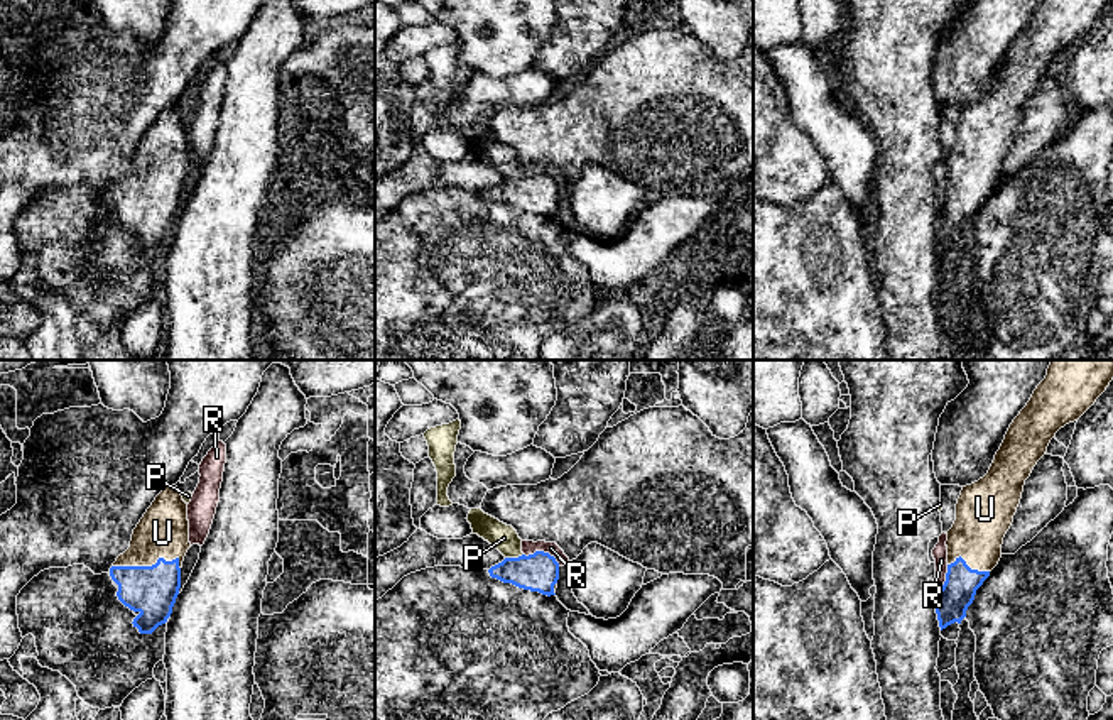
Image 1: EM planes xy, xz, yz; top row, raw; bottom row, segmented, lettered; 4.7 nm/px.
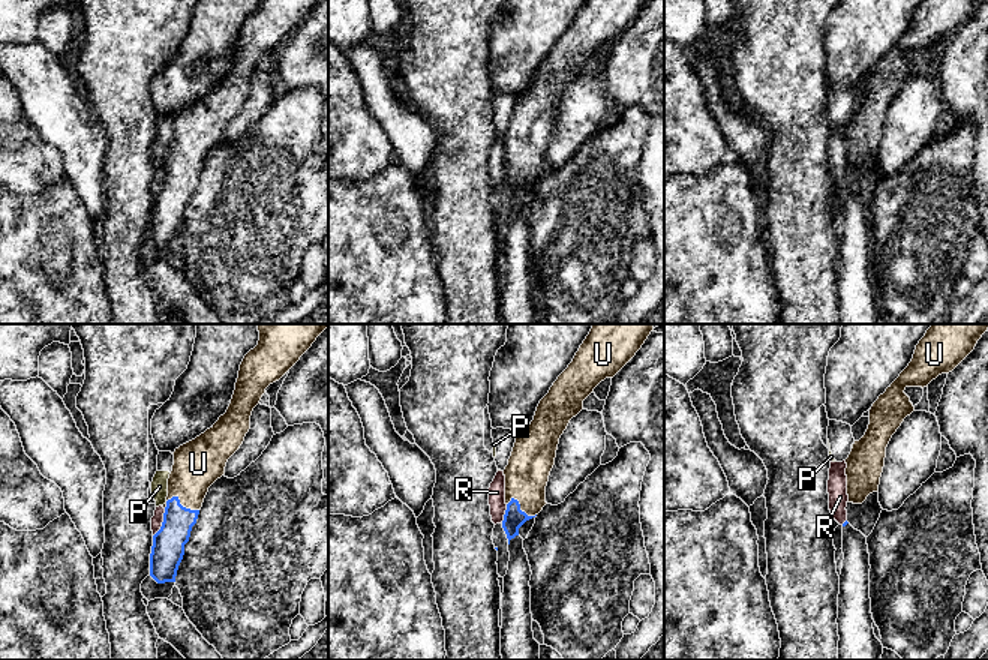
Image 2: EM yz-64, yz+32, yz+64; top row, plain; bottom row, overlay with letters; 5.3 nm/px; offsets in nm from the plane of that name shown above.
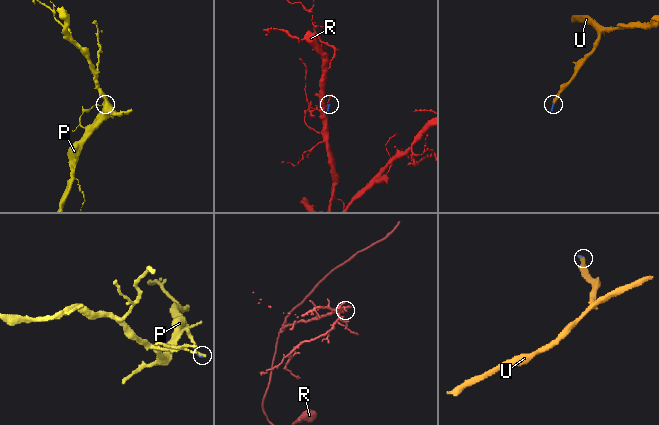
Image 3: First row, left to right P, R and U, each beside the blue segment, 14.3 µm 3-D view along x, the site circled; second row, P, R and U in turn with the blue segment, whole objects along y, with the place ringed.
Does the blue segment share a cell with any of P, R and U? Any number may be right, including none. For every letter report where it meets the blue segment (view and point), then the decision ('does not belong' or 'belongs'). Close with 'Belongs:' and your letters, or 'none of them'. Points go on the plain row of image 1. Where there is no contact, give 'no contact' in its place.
P: contact xz (514, 180); does not belong
R: contact xz (542, 173); does not belong
U: contact xy (146, 188); belongs
Belongs: U

